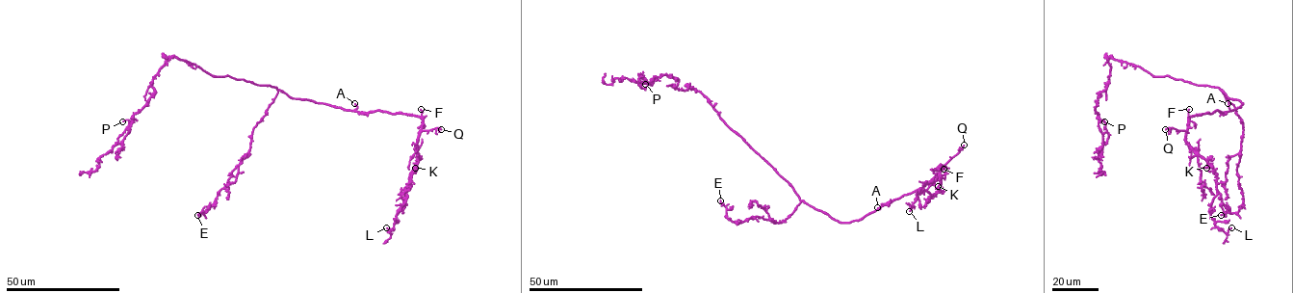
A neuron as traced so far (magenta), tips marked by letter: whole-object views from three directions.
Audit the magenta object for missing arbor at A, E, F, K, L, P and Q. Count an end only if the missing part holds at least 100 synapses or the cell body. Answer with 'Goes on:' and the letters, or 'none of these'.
Goes on: Q

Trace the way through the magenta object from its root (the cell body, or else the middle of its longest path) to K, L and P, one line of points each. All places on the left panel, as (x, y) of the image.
K: (274, 87), (293, 98), (345, 109), (418, 116), (422, 126), (417, 144), (417, 169), (415, 168)
L: (274, 87), (293, 98), (345, 109), (421, 119), (407, 198), (390, 233), (386, 227)
P: (274, 87), (213, 76), (169, 57), (152, 79), (155, 93), (149, 101), (122, 121)

